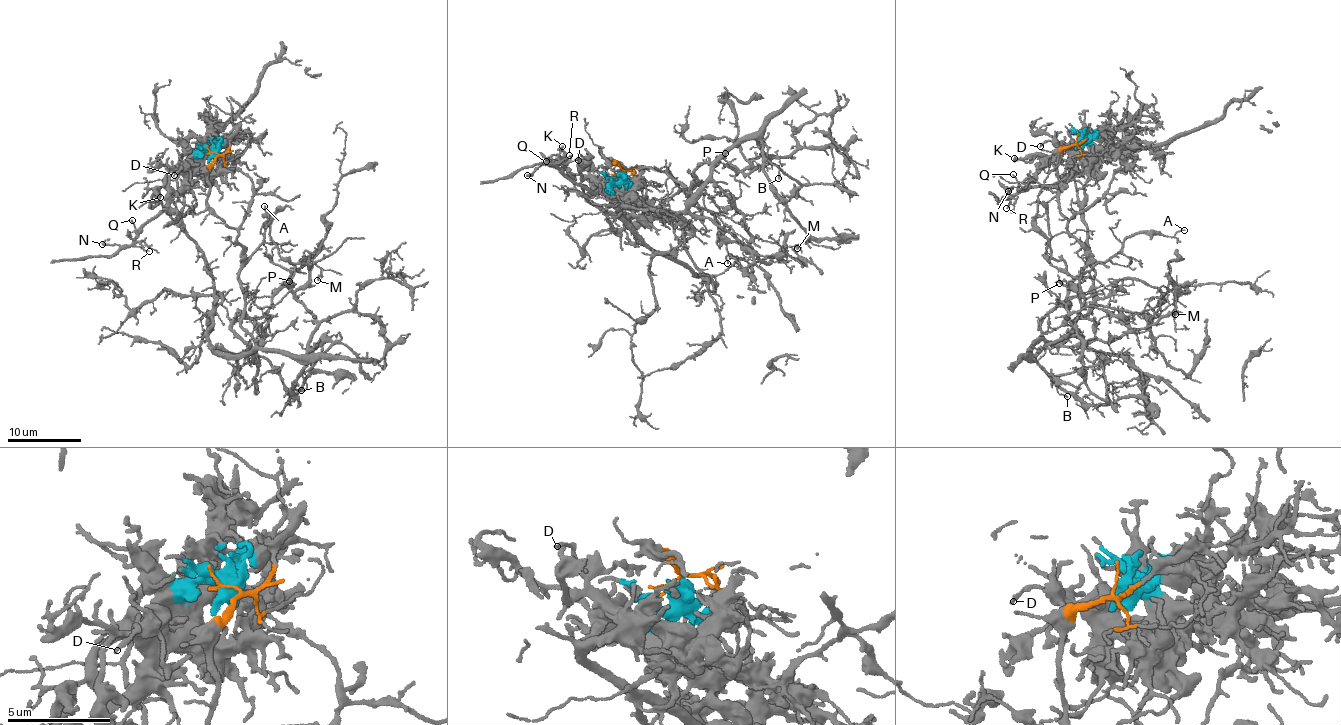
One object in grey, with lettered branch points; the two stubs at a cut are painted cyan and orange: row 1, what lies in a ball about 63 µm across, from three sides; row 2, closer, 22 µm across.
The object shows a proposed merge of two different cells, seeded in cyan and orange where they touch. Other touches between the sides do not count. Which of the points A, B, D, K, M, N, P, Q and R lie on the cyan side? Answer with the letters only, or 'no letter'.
D, K, N, Q, R

